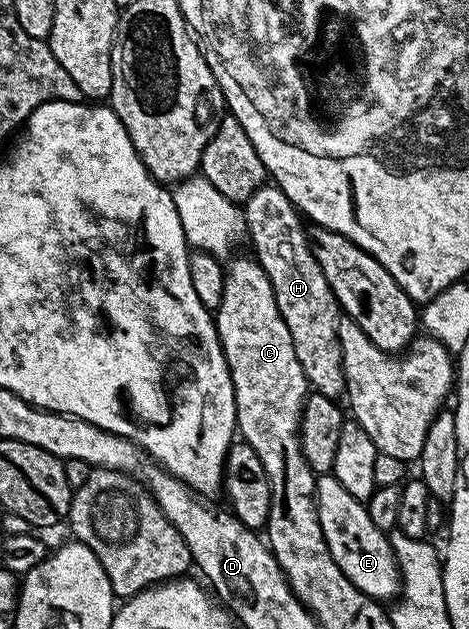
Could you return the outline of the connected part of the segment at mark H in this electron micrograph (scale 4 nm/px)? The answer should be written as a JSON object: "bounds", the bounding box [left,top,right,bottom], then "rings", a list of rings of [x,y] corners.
{"bounds":[244,185,347,400],"rings":[[[264,185],[252,193],[252,197],[244,204],[246,217],[246,235],[248,243],[254,246],[253,258],[264,269],[268,281],[272,281],[272,293],[276,297],[276,305],[280,309],[280,317],[284,317],[284,325],[288,325],[288,333],[292,333],[292,346],[296,348],[296,358],[300,360],[300,369],[304,369],[306,382],[319,395],[327,395],[337,400],[338,394],[347,390],[344,377],[344,365],[340,353],[340,337],[338,336],[338,320],[340,308],[320,265],[316,265],[316,257],[312,257],[310,236],[300,212],[294,202],[276,185]]]}

